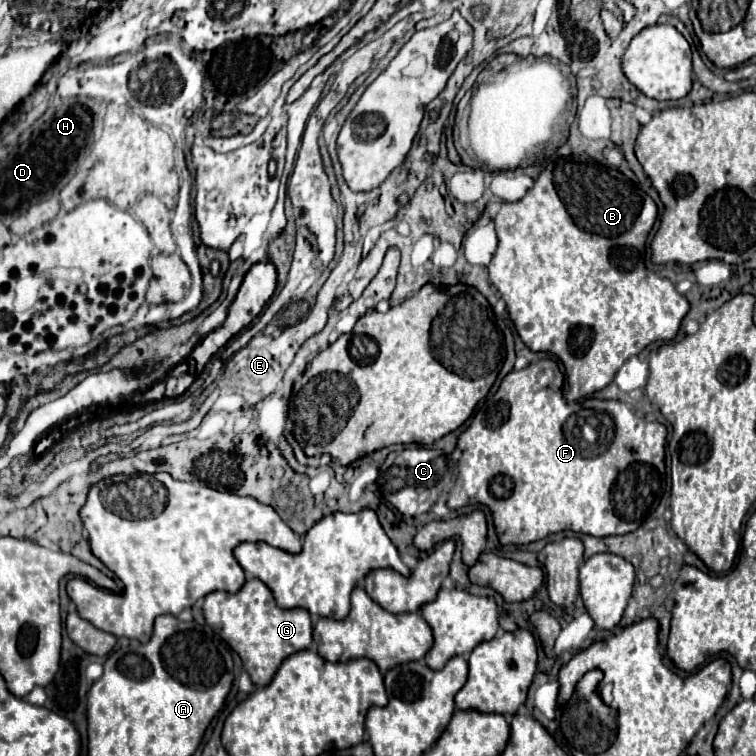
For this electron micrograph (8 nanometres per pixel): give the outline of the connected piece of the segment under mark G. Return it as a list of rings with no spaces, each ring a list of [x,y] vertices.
[[[250,579],[238,593],[212,591],[204,597],[202,607],[206,623],[218,631],[218,635],[242,657],[244,669],[248,671],[254,685],[268,685],[272,673],[280,667],[280,661],[288,653],[312,647],[312,619],[302,607],[282,609],[276,605],[272,591],[260,581]]]

